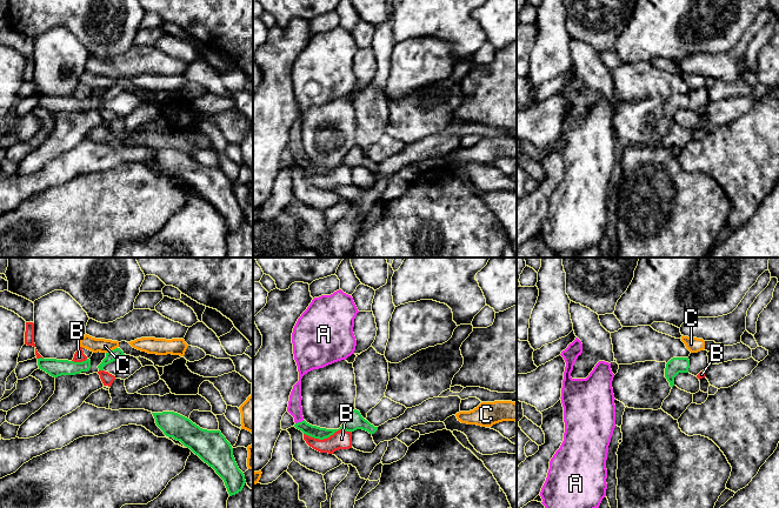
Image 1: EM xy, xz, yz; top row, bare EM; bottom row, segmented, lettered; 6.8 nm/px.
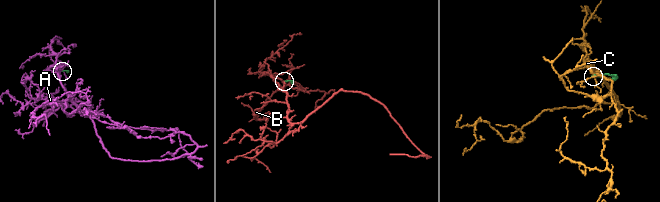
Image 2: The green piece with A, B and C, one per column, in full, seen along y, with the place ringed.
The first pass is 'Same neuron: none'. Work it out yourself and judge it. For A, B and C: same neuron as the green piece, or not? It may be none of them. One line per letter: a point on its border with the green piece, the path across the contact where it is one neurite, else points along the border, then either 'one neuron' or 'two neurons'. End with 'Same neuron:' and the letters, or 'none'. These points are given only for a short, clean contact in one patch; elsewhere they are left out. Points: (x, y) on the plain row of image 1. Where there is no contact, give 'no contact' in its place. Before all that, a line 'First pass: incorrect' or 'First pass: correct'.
First pass: incorrect
A: contact xz (299, 159); way xz (314, 168), (299, 159), (294, 145); one neuron
B: contact xz (327, 173); border xz (351, 168), (338, 166), (323, 175), (314, 175), (304, 171); two neurons
C: contact xy (111, 87); two neurons
Same neuron: A

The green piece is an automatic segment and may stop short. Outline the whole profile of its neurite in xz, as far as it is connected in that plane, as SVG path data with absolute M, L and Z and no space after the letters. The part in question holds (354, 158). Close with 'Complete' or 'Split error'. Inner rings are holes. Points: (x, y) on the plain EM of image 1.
M341 26L334 28L331 32L321 32L314 34L307 46L298 55L293 69L293 91L294 96L298 102L299 118L293 122L289 132L287 148L294 154L294 163L301 167L304 171L324 176L333 172L338 167L354 168L357 166L362 166L369 171L374 171L378 163L371 161L365 156L360 148L354 146L349 149L348 154L341 161L339 166L326 166L317 162L312 162L304 156L302 143L301 143L301 115L305 111L313 106L324 105L334 99L346 96L348 93L354 91L357 76L353 69L354 55L359 49L353 34Z. Split error

